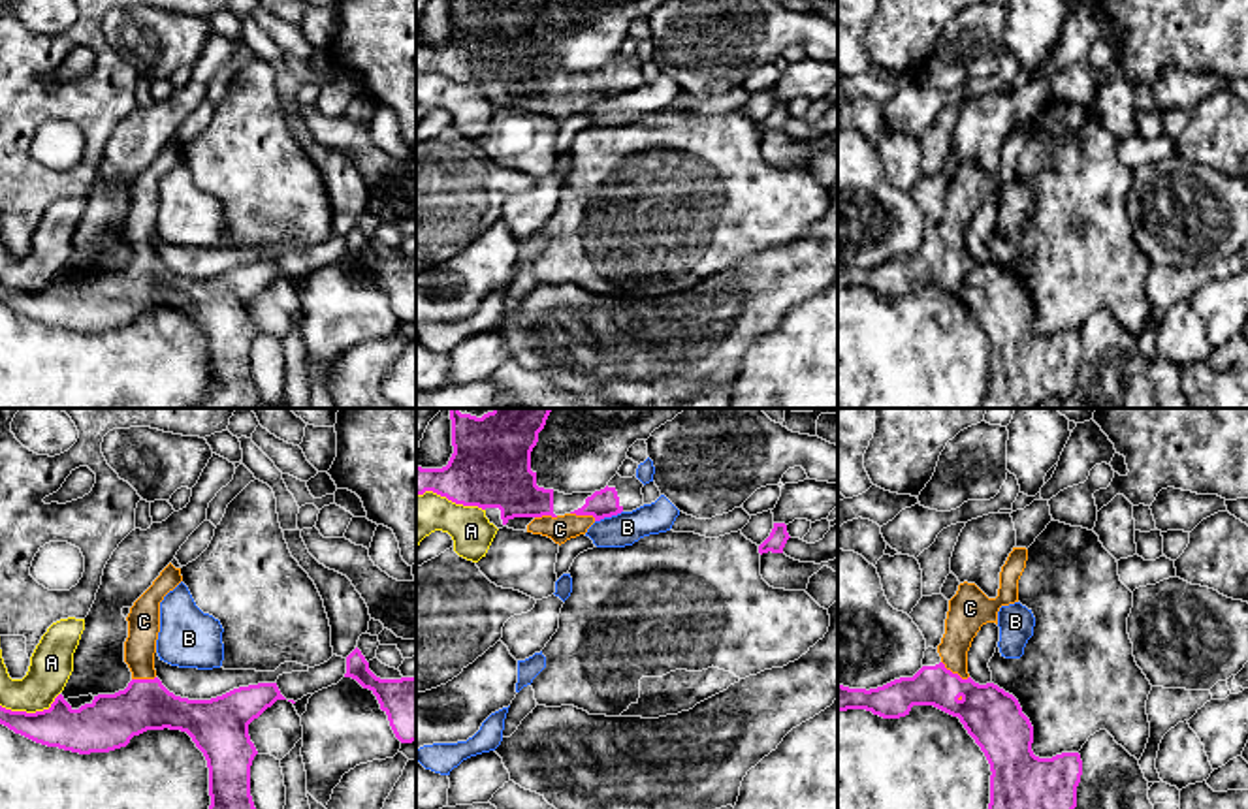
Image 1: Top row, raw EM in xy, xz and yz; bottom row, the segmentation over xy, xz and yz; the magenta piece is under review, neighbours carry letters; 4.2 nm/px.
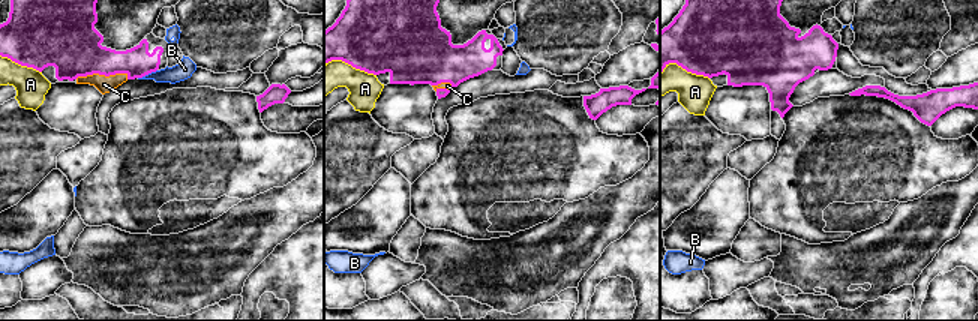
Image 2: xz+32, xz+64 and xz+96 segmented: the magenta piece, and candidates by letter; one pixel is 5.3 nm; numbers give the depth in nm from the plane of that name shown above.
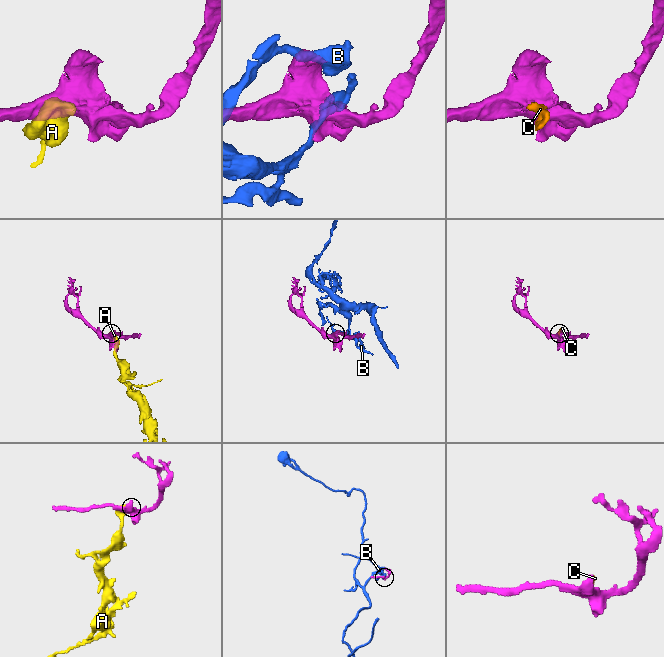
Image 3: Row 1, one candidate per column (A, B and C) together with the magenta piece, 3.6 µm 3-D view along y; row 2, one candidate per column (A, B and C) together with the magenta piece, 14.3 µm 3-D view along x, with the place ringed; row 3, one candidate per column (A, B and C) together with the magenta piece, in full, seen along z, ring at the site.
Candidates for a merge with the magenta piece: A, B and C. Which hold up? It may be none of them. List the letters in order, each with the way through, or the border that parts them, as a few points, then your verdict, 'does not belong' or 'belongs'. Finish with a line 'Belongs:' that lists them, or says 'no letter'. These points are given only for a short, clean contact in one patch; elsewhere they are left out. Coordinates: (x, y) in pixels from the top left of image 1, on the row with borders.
A: does not belong
B: border xz (622, 510), (595, 522); does not belong
C: way yz (992, 717), (955, 674), (955, 642), (964, 618); belongs
Belongs: C

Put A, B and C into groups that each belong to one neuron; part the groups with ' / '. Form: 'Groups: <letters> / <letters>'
Groups: A / B / C

